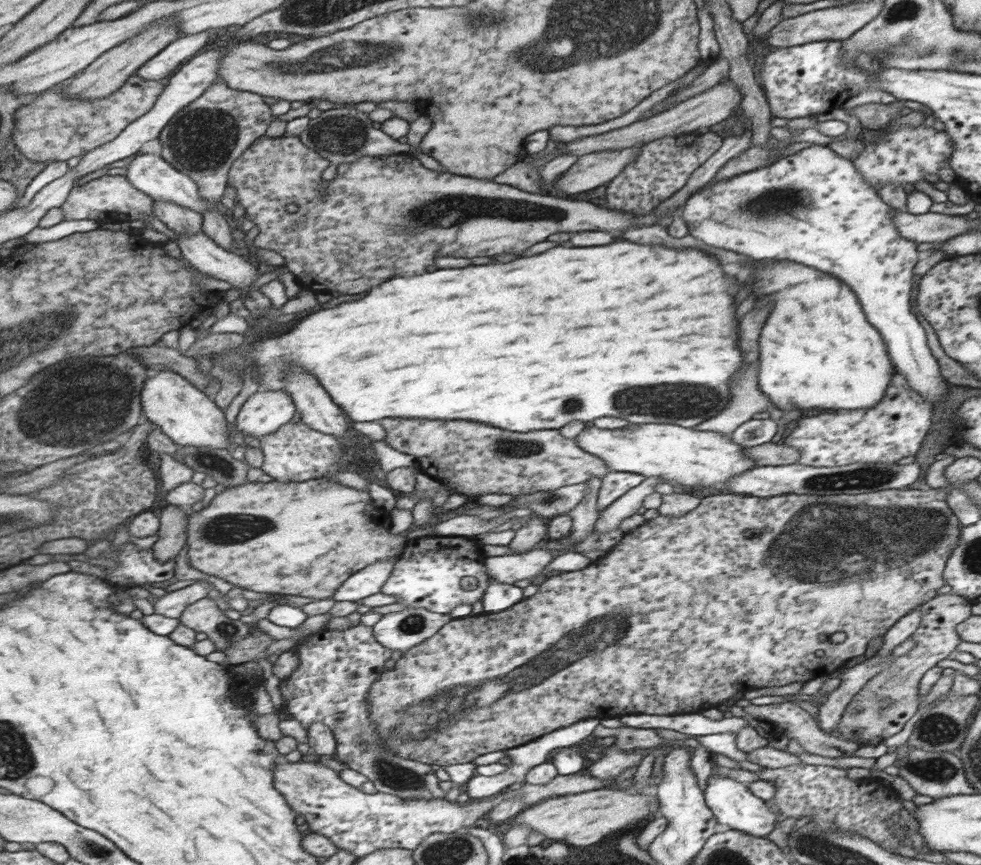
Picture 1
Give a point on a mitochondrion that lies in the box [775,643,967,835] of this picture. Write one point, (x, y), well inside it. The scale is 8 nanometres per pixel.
(937, 730)

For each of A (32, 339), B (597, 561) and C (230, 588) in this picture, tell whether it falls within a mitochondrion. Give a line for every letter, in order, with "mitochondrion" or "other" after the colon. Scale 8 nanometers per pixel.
A: mitochondrion
B: other
C: other

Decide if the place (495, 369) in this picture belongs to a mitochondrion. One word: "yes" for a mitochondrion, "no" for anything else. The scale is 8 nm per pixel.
no

